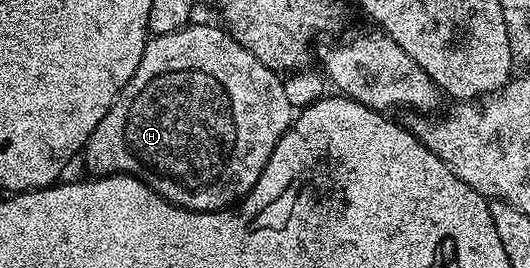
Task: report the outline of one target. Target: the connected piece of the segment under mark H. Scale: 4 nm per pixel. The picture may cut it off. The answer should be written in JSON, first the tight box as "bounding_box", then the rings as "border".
{"bounding_box":[85,22,293,211],"border":[[[192,22],[190,25],[183,27],[180,31],[174,31],[168,35],[157,35],[148,38],[143,56],[141,57],[141,65],[137,65],[137,69],[133,73],[133,77],[121,89],[121,93],[115,96],[115,103],[105,113],[105,117],[101,117],[101,121],[97,125],[97,129],[93,129],[93,133],[87,139],[87,146],[85,148],[85,156],[87,155],[88,172],[98,173],[99,175],[133,175],[135,178],[140,179],[145,186],[155,191],[163,199],[168,199],[171,203],[176,203],[178,207],[183,207],[187,211],[221,211],[230,208],[240,197],[248,195],[253,189],[253,185],[257,185],[257,181],[261,177],[261,173],[265,169],[265,165],[269,161],[269,157],[273,153],[273,149],[277,145],[277,141],[281,141],[281,137],[285,132],[290,131],[293,122],[293,108],[289,97],[285,97],[285,89],[283,88],[280,76],[274,71],[270,71],[265,65],[261,65],[261,61],[257,61],[257,57],[253,57],[253,53],[249,53],[238,43],[232,35],[227,34],[222,26],[210,27],[207,23]]]}

